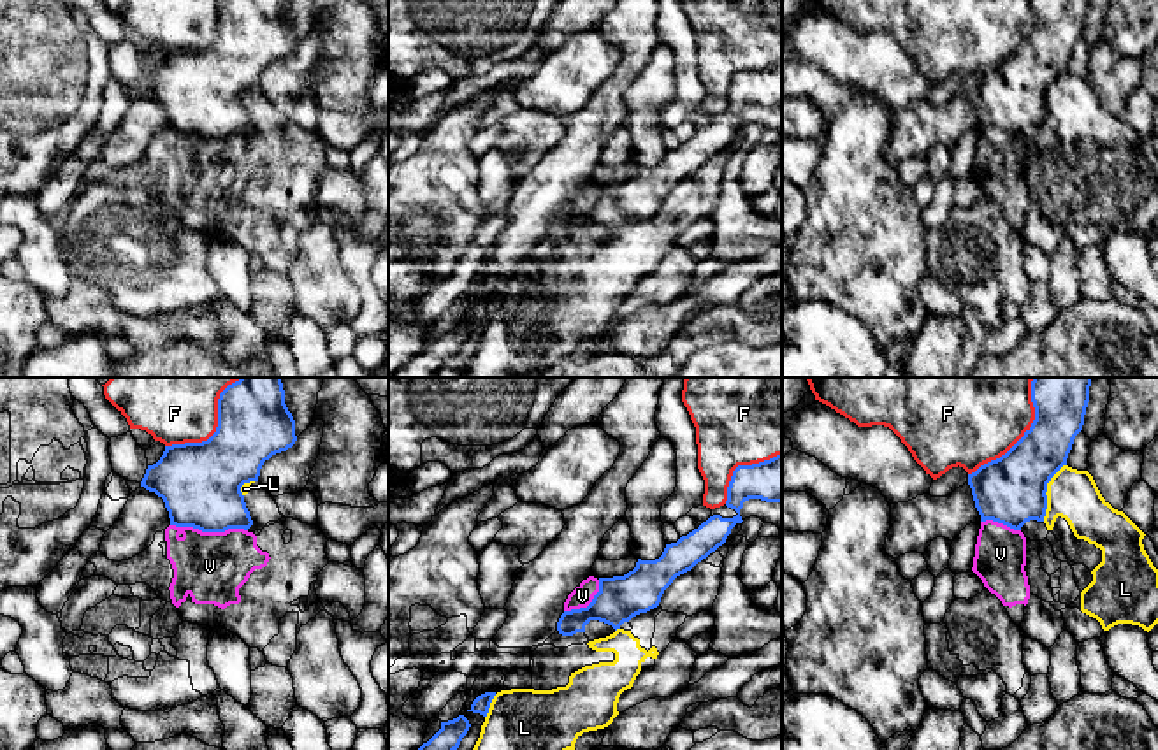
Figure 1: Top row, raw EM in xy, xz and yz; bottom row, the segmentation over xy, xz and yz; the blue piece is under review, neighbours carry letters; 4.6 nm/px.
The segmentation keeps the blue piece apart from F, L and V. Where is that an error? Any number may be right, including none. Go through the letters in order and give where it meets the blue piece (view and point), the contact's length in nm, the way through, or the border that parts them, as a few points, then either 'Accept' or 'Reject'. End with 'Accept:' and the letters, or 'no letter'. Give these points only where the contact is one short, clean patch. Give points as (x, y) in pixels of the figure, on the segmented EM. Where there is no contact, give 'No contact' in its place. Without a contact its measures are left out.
F: Touches blue at yz (1025, 434). Shared border 550 nm. Reject
L: Touches blue at yz (1046, 490). Shared border 280 nm. Reject
V: Touches blue at xy (209, 531). Shared border 360 nm. Boundary: xy (171, 524), (202, 531), (246, 531). Reject
Accept: no letter

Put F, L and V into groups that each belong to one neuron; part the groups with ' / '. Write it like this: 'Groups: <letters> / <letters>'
Groups: F / L V

